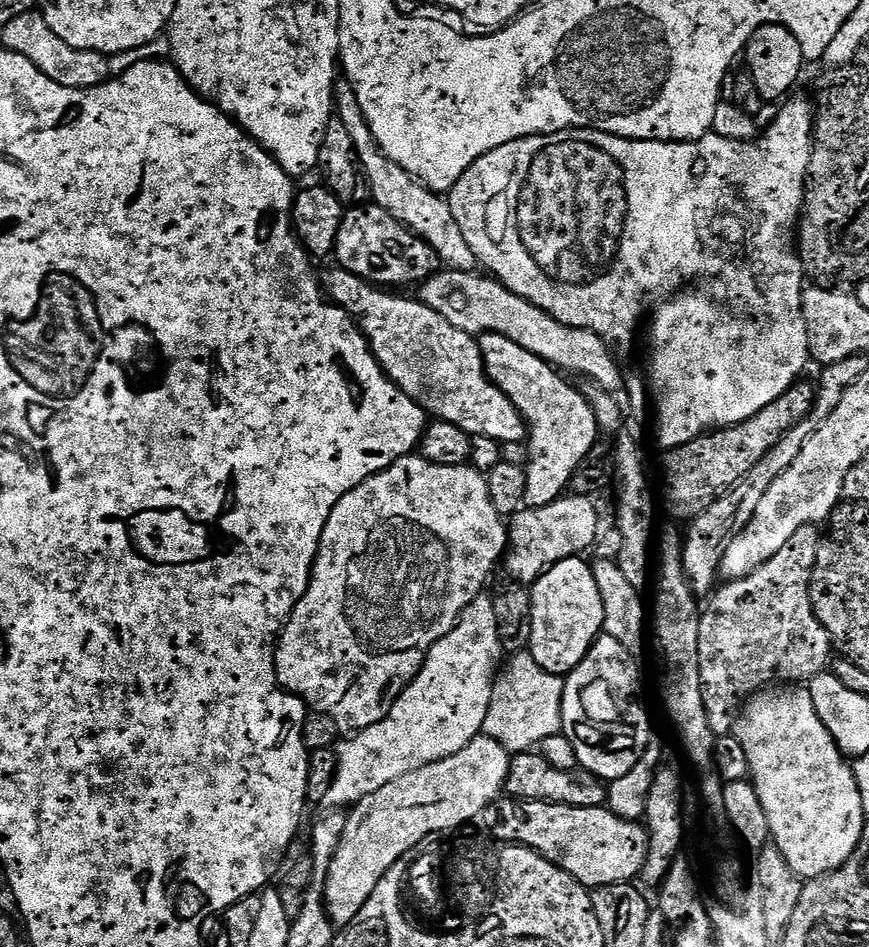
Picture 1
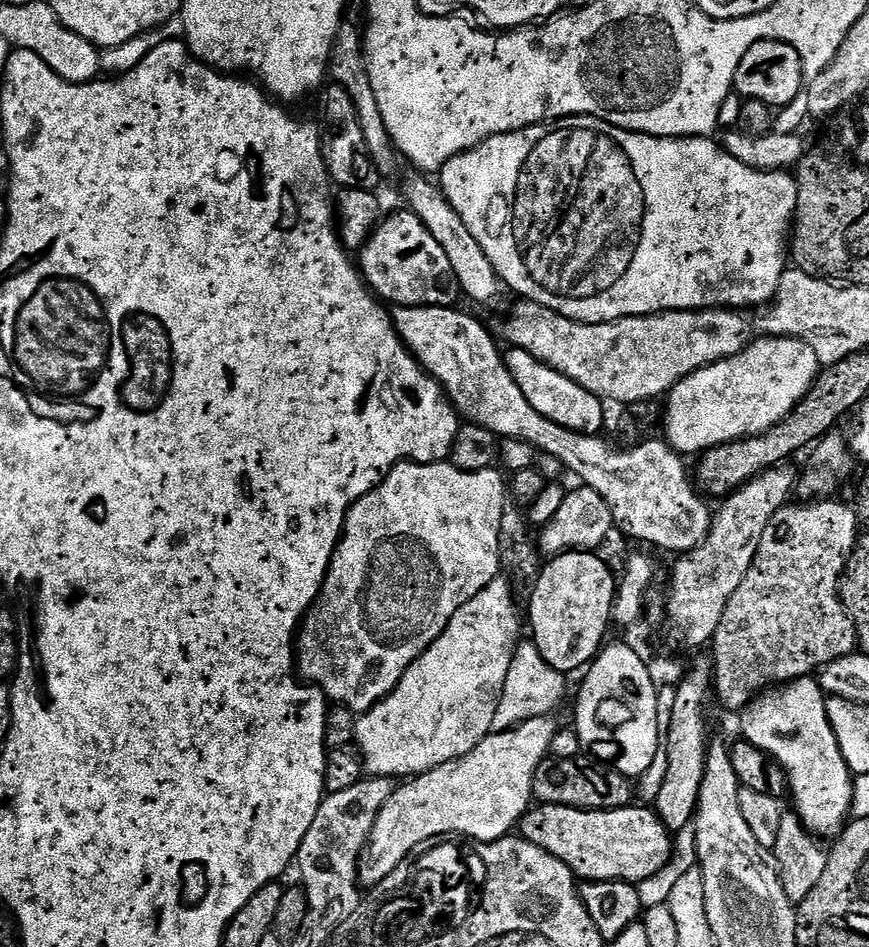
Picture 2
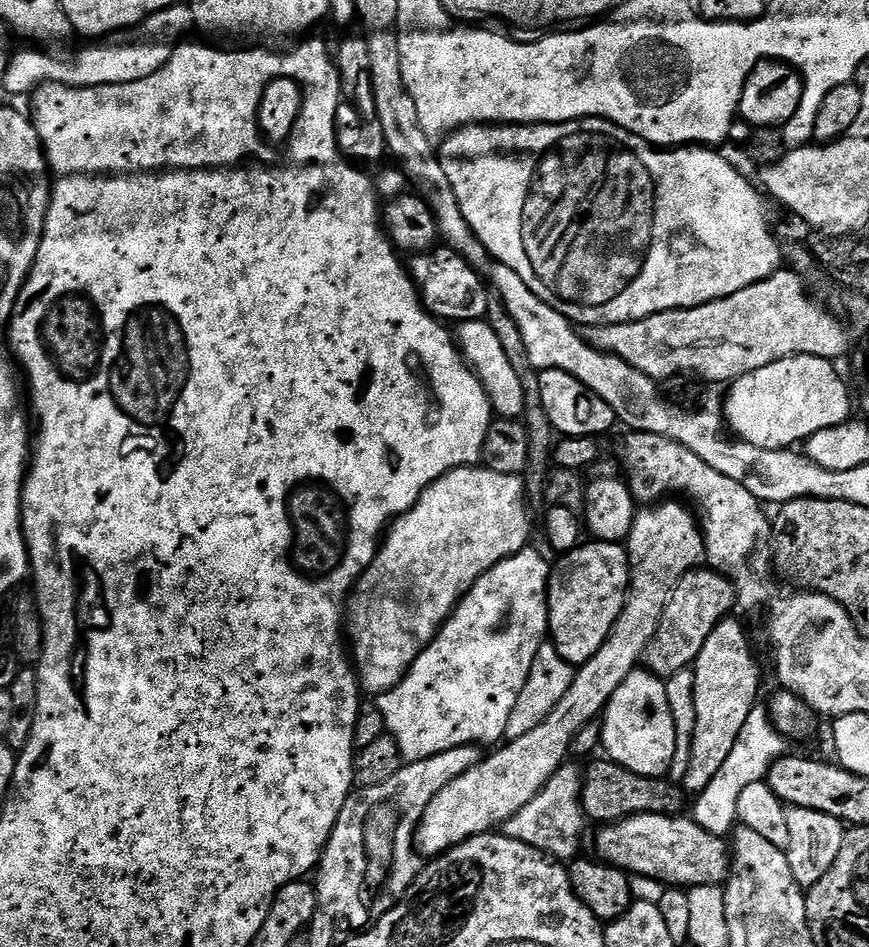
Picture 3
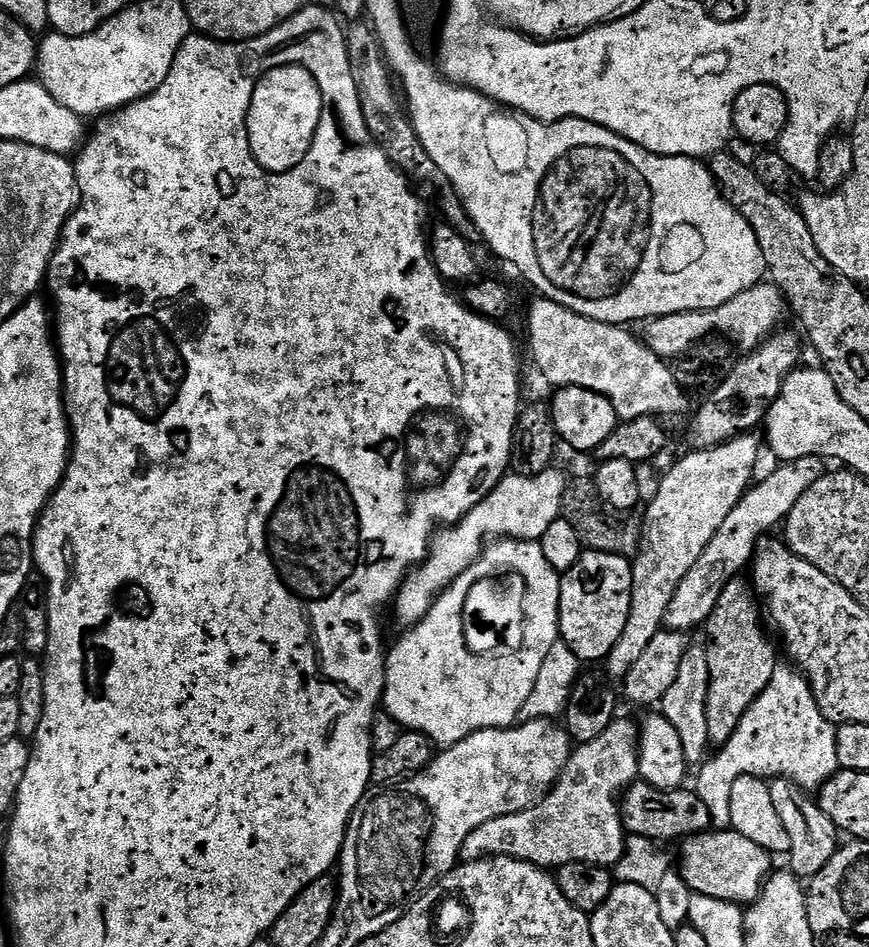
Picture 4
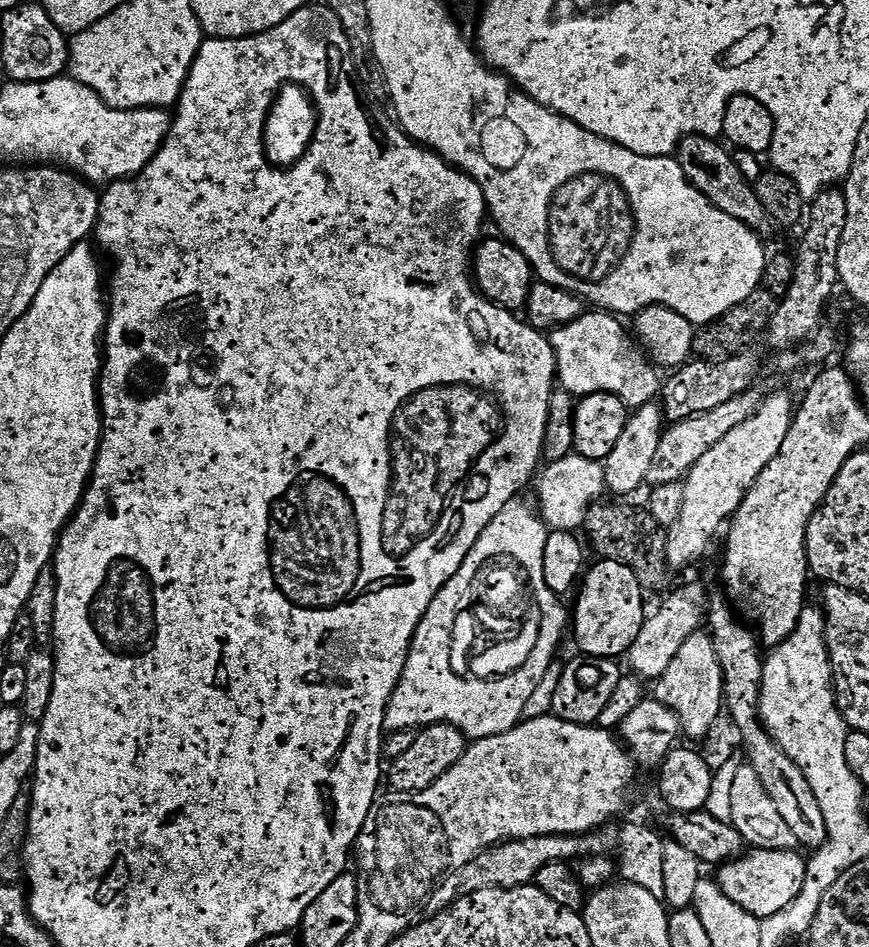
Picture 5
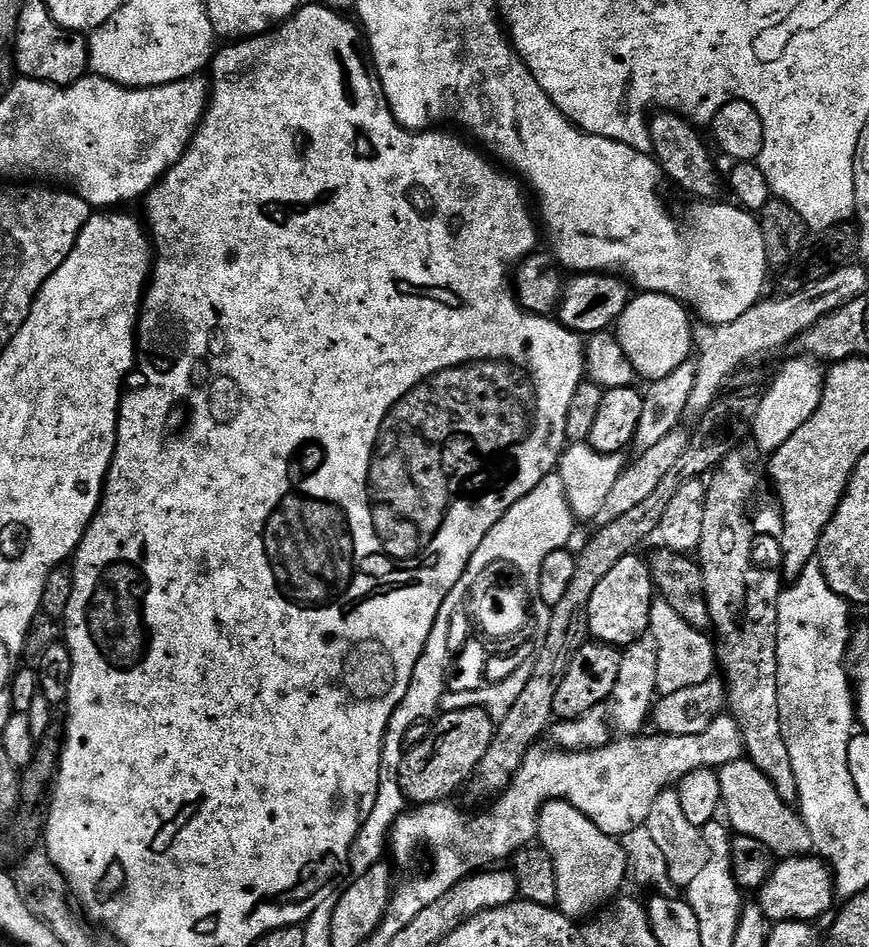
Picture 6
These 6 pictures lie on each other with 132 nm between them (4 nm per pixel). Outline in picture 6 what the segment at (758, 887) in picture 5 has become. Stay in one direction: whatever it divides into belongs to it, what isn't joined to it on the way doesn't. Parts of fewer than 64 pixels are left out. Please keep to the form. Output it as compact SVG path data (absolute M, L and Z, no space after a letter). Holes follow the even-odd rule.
M816 854L789 856L777 863L770 878L759 888L758 896L760 909L770 922L816 922L816 919L831 906L832 900L834 901L832 869Z

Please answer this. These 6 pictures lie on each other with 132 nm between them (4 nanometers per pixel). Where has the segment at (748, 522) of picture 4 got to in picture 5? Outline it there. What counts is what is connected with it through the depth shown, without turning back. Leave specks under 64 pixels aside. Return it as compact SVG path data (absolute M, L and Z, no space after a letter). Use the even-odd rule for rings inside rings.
M688 584L677 592L671 592L663 597L665 600L661 602L660 609L645 619L638 638L634 638L626 653L626 661L633 668L629 669L644 682L655 682L662 674L666 674L666 666L670 666L671 660L678 655L682 642L701 631L706 620L710 596L704 593L702 585Z

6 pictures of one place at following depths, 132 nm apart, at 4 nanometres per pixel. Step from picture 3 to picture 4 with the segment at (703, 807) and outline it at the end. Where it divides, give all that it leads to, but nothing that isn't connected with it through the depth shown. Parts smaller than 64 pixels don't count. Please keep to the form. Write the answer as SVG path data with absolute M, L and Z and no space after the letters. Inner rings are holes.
M776 667L770 686L766 686L750 710L746 710L730 742L719 745L717 752L720 753L709 755L699 765L701 768L694 790L698 798L706 802L706 810L710 810L713 829L728 830L732 827L730 790L734 790L734 782L738 782L738 778L791 778L801 788L814 790L840 768L836 728L822 714L804 673L795 667L787 667Z

